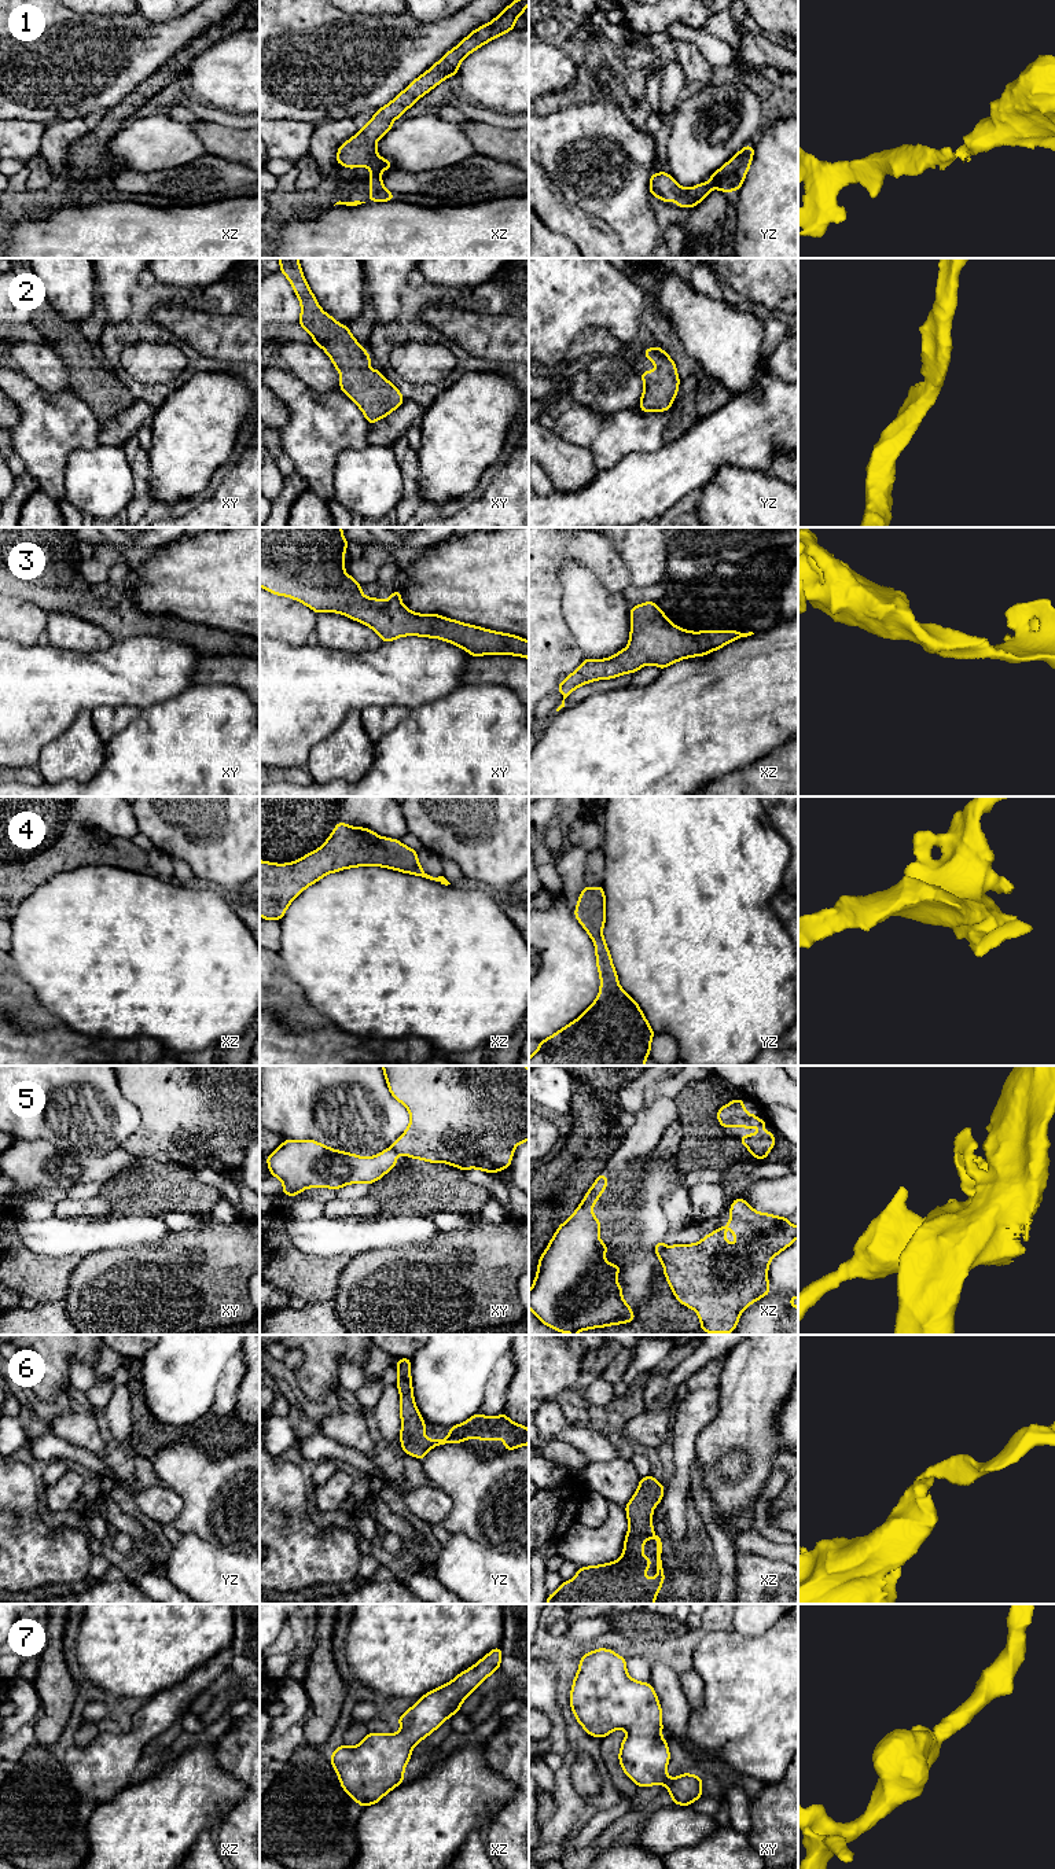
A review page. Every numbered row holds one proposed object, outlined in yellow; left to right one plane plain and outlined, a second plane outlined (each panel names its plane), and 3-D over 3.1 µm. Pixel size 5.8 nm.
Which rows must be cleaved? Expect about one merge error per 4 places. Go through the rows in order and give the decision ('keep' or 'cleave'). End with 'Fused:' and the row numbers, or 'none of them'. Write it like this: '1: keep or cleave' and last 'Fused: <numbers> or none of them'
1: keep
2: keep
3: keep
4: keep
5: cleave
6: keep
7: keep
Fused: 5

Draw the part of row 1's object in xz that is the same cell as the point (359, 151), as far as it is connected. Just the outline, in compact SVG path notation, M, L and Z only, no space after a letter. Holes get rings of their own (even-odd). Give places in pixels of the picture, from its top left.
M514 0L493 21L471 32L390 103L375 111L370 122L364 128L360 128L352 139L339 146L335 157L339 165L348 169L364 166L371 169L368 202L394 200L393 192L385 188L381 176L382 170L392 169L393 165L376 152L378 140L393 128L393 121L401 118L411 106L444 80L456 76L466 56L496 37L514 30L517 18L523 15L528 5L529 0Z

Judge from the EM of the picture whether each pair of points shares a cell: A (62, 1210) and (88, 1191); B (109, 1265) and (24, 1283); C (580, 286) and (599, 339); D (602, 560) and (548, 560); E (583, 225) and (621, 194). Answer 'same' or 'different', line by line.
A: different
B: different
C: different
D: same
E: different

